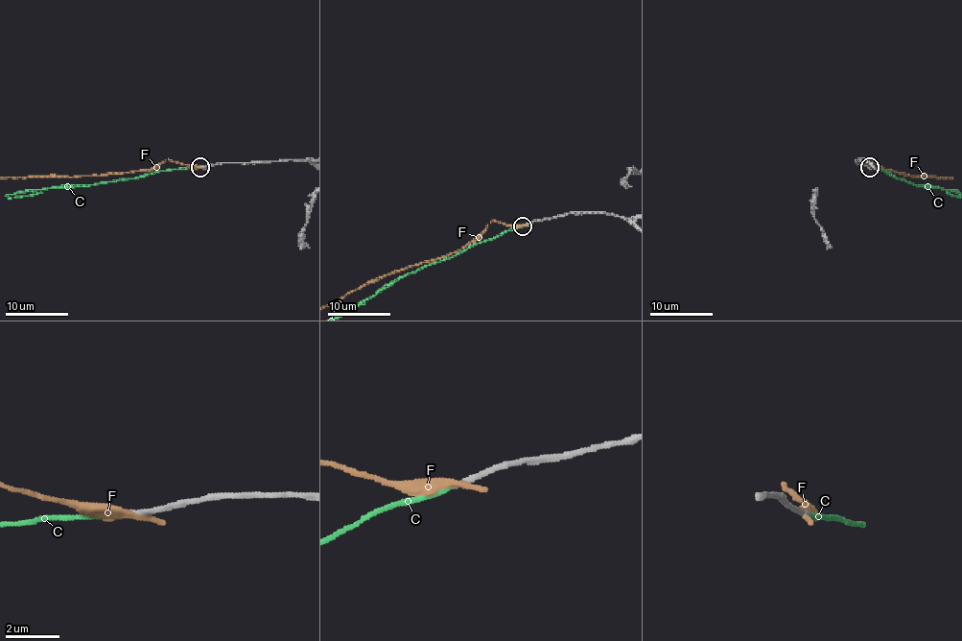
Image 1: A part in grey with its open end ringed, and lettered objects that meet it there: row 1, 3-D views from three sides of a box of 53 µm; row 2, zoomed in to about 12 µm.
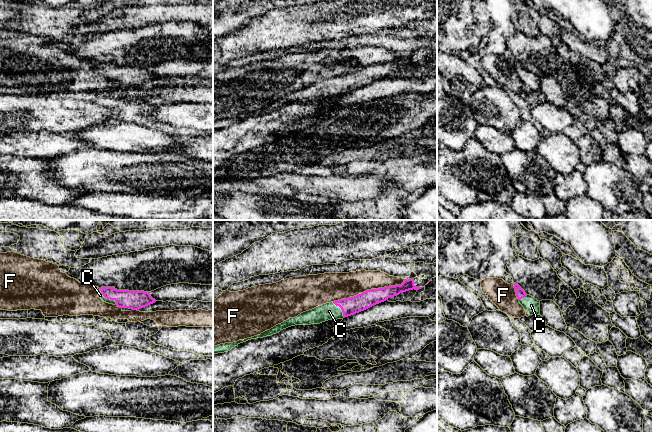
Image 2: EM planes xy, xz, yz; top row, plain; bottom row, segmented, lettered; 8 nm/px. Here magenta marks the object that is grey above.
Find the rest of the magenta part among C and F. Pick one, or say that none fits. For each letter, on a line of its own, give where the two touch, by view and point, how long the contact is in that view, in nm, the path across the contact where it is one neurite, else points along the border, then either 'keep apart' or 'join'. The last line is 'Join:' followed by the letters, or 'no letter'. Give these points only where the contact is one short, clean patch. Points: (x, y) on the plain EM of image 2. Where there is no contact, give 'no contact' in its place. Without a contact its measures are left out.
C: contact xy (107, 74); length 190 nm; way xy (135, 76), (107, 74), (100, 71); join
F: contact xz (369, 66); length 600 nm; keep apart
Join: C

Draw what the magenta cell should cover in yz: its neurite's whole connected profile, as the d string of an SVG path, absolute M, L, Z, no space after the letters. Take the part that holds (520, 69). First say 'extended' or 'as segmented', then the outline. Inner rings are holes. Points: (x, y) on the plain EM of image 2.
extended; M514 59L516 72L519 75L520 80L530 91L540 90L540 77L534 73L527 71L525 67L516 59Z

